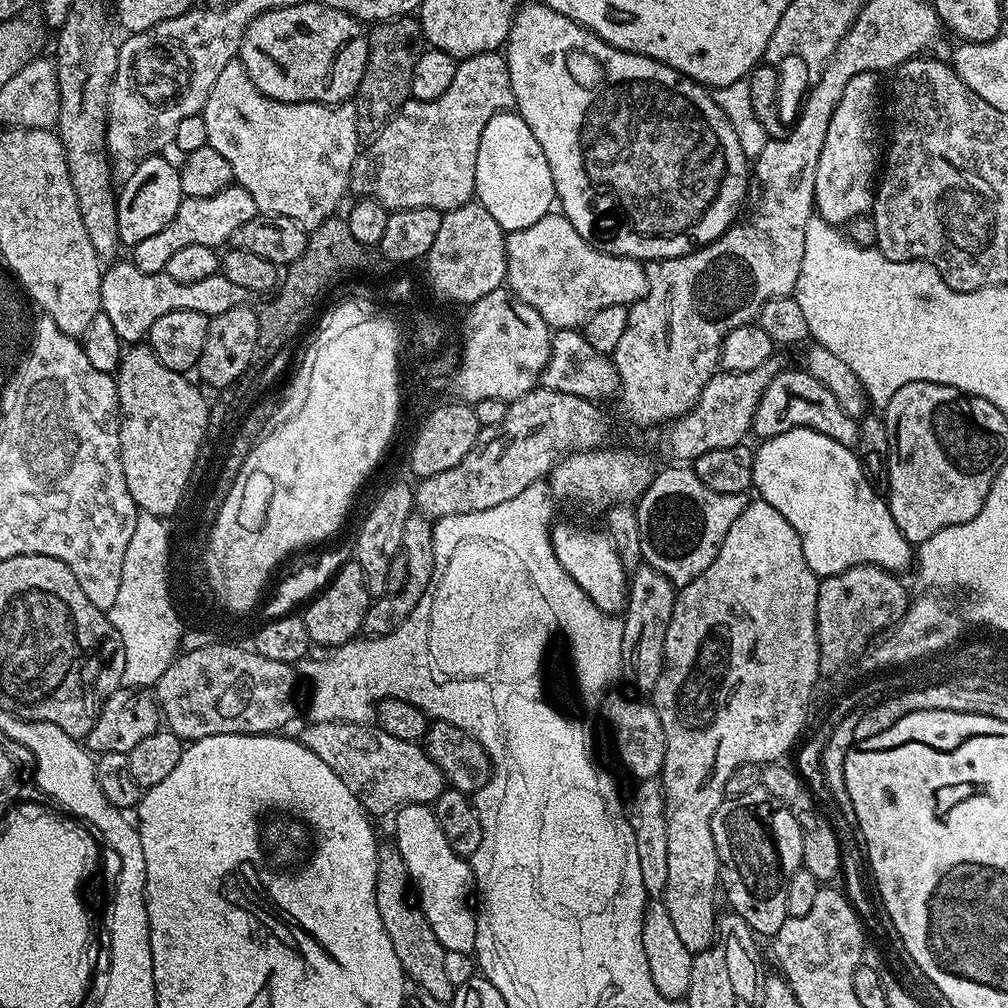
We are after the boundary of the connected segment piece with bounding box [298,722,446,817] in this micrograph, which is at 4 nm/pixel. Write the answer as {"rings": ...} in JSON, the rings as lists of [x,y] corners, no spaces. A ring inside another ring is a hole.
{"rings":[[[318,722],[307,727],[298,733],[300,743],[314,750],[314,754],[350,786],[350,794],[354,794],[365,812],[373,817],[395,813],[405,804],[431,805],[444,793],[444,771],[419,743],[394,738],[394,734],[386,734],[383,728],[366,724]]]}

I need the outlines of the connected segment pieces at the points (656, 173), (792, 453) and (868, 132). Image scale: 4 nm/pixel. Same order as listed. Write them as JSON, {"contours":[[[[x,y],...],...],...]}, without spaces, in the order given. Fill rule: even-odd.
{"contours":[[[[543,2],[525,3],[517,12],[508,35],[506,59],[515,111],[520,113],[526,126],[530,126],[530,134],[538,138],[538,146],[542,146],[542,154],[546,154],[546,162],[550,162],[559,211],[568,219],[570,226],[582,234],[587,244],[599,252],[641,262],[669,260],[712,244],[731,224],[736,223],[750,187],[750,160],[742,154],[742,145],[738,142],[738,134],[734,134],[734,126],[730,126],[726,114],[718,110],[712,92],[705,85],[691,80],[689,76],[681,76],[670,65],[652,60],[649,56],[639,56],[637,52],[624,52],[621,48],[610,46],[589,28],[558,14],[558,10],[550,10],[550,6]]],[[[809,428],[786,430],[777,436],[767,437],[761,444],[764,445],[760,449],[757,447],[752,457],[752,488],[759,499],[765,500],[770,506],[774,506],[774,510],[778,510],[778,514],[782,514],[782,518],[786,518],[786,522],[790,522],[790,526],[794,526],[794,530],[802,542],[802,554],[806,554],[806,562],[810,566],[810,570],[814,570],[816,576],[823,578],[834,574],[842,574],[859,564],[873,564],[879,568],[884,568],[887,572],[900,574],[903,573],[902,570],[907,564],[909,567],[913,563],[913,545],[908,543],[908,539],[904,537],[902,530],[898,530],[898,526],[888,509],[887,499],[872,487],[872,483],[866,478],[866,474],[860,465],[860,459],[858,459],[853,449],[842,446],[838,442],[834,442],[834,438],[826,438],[826,434],[818,434]]],[[[863,72],[862,74],[856,74],[854,78],[850,78],[850,83],[846,85],[846,94],[842,94],[842,102],[838,102],[838,106],[834,110],[834,118],[830,118],[830,130],[826,130],[826,142],[822,142],[822,154],[818,154],[818,174],[814,174],[814,208],[828,224],[844,226],[855,216],[871,213],[874,185],[877,183],[878,169],[882,164],[882,144],[876,141],[880,136],[879,130],[876,129],[880,124],[880,84],[876,80],[879,79],[877,73],[874,72]]]]}

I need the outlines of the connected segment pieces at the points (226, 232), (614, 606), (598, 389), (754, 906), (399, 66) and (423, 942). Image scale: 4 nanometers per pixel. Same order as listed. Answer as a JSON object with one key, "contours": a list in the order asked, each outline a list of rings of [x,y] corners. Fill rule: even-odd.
{"contours":[[[[229,186],[218,190],[218,194],[210,194],[210,198],[185,198],[178,206],[178,214],[170,218],[170,222],[158,234],[153,234],[150,238],[145,238],[138,242],[131,249],[131,263],[138,266],[138,270],[146,270],[146,274],[163,272],[166,262],[177,250],[182,250],[186,246],[210,246],[219,249],[220,244],[227,245],[231,241],[234,230],[238,226],[243,226],[245,222],[250,222],[250,218],[258,215],[254,198],[245,188],[239,186]]],[[[559,522],[553,523],[550,531],[552,549],[558,562],[562,562],[566,574],[574,578],[574,582],[582,588],[590,598],[590,602],[594,602],[594,606],[609,614],[619,613],[628,599],[630,576],[622,566],[618,550],[614,550],[608,535],[603,531],[595,532],[592,528],[579,528],[576,524],[559,524]]],[[[558,328],[551,333],[550,358],[542,370],[539,383],[562,394],[574,394],[583,400],[601,402],[617,395],[620,390],[620,375],[611,355],[594,350],[586,342],[583,331],[575,328]]],[[[756,786],[749,792],[734,797],[733,800],[731,798],[721,800],[712,819],[712,833],[720,863],[719,883],[722,885],[723,895],[725,892],[729,902],[732,903],[729,904],[731,911],[739,914],[757,937],[775,937],[782,922],[789,917],[786,910],[786,890],[790,886],[790,878],[794,878],[794,874],[801,871],[804,862],[802,854],[804,832],[798,826],[794,814],[765,788]]],[[[399,16],[381,24],[371,25],[368,32],[366,70],[354,97],[356,125],[361,138],[377,136],[394,113],[410,99],[410,78],[414,78],[414,66],[425,51],[426,41],[419,19]]],[[[394,846],[381,847],[378,851],[375,907],[378,914],[382,914],[382,926],[386,926],[386,934],[390,934],[390,943],[394,946],[394,954],[398,954],[405,977],[411,983],[413,980],[430,999],[444,1006],[451,1005],[454,985],[446,974],[445,950],[434,930],[430,930],[430,922],[426,922],[424,911],[414,906],[414,889],[408,878],[406,862],[402,862],[400,851]]]]}

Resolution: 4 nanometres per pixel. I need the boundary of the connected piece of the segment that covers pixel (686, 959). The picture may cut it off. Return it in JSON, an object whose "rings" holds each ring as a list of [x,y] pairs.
{"rings":[[[659,779],[641,780],[635,785],[632,797],[627,797],[628,821],[634,830],[634,846],[638,846],[638,866],[642,870],[642,886],[648,892],[648,907],[644,909],[642,922],[642,944],[646,950],[646,966],[650,966],[650,978],[658,990],[671,1000],[684,1000],[690,986],[693,952],[678,938],[674,922],[666,910],[663,897],[666,890],[667,847],[666,806],[664,785]]]}

